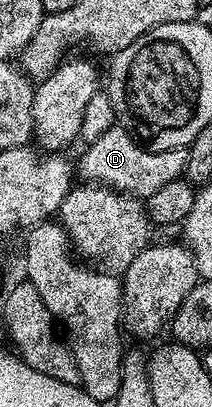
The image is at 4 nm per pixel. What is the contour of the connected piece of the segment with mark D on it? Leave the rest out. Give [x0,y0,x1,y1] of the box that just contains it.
[76,126,188,198]

